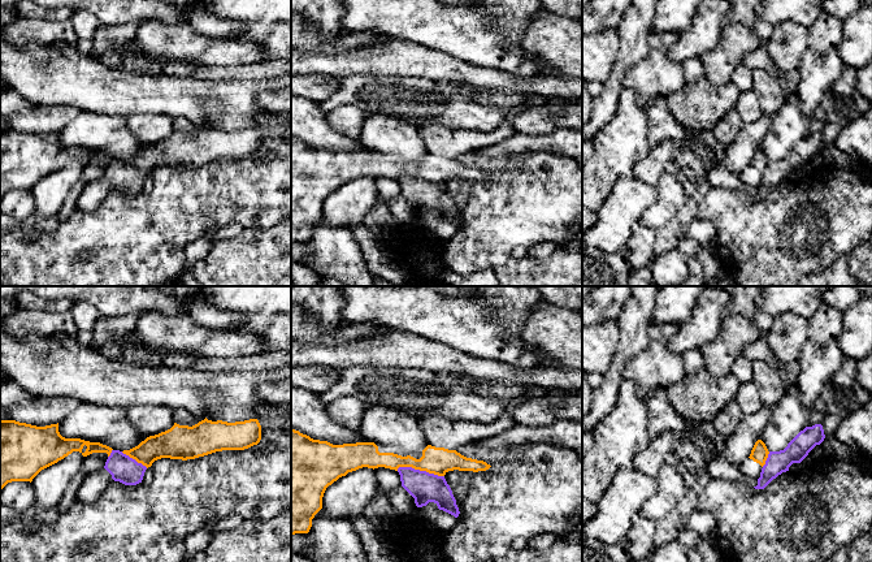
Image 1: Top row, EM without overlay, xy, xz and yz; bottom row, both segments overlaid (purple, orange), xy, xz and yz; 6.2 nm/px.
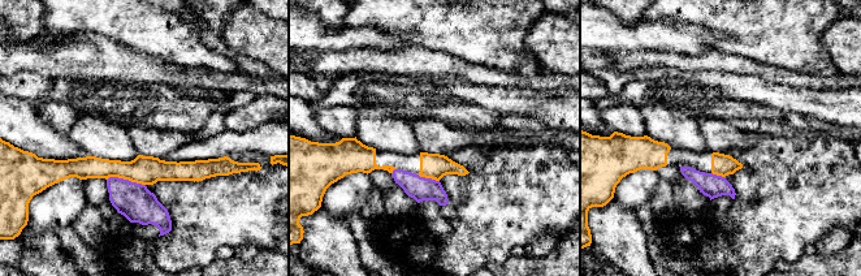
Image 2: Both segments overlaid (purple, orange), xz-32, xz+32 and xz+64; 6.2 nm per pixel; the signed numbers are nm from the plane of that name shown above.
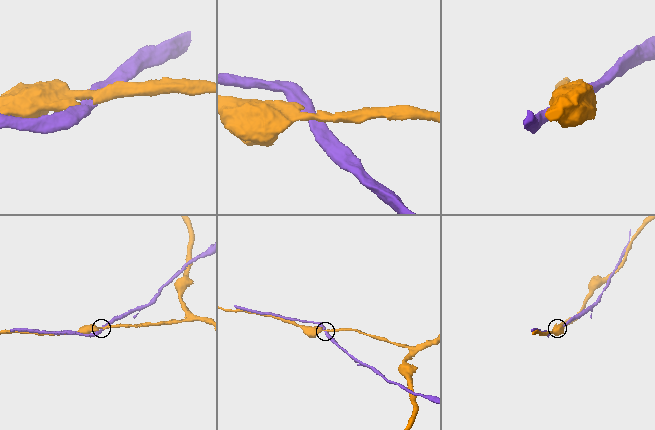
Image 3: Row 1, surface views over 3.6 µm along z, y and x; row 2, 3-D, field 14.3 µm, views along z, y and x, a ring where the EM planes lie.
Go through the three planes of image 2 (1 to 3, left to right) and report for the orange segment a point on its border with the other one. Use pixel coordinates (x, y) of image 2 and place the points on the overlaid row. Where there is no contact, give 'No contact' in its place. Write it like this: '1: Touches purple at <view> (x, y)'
1: Touches purple at xz-32 (126, 180)
2: Touches purple at xz+32 (428, 179)
3: Touches purple at xz+64 (718, 176)

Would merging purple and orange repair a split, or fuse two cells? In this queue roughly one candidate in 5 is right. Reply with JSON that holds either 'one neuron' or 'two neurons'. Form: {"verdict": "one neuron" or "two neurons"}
{"verdict": "two neurons"}

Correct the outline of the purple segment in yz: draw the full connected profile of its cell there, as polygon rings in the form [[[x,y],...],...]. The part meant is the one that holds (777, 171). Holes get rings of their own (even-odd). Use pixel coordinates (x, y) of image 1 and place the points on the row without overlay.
[[[815,133],[801,139],[784,159],[769,160],[760,186],[758,187],[758,194],[754,196],[764,198],[778,183],[789,180],[793,172],[801,172],[816,154],[824,150],[824,147],[823,134]]]

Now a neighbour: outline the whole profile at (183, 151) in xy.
[[[205,126],[192,135],[174,131],[170,138],[149,144],[122,161],[148,177],[161,167],[195,168],[222,159],[244,159],[260,148],[261,134],[257,127],[227,131]]]

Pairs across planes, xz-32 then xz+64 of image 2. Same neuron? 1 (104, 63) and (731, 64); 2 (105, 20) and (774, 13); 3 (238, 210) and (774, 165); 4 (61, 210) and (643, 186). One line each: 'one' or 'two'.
1: one
2: one
3: one
4: one

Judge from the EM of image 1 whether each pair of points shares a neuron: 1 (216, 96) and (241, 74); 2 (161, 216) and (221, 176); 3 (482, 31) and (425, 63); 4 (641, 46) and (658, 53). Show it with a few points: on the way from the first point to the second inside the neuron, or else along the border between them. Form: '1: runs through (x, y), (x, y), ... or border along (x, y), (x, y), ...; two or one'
1: border along (203, 78), (213, 81), (263, 80); two
2: runs through (176, 212), (185, 203), (198, 199), (207, 190); one
3: border along (413, 43), (471, 64); two
4: border along (653, 31), (649, 53), (628, 69); two

